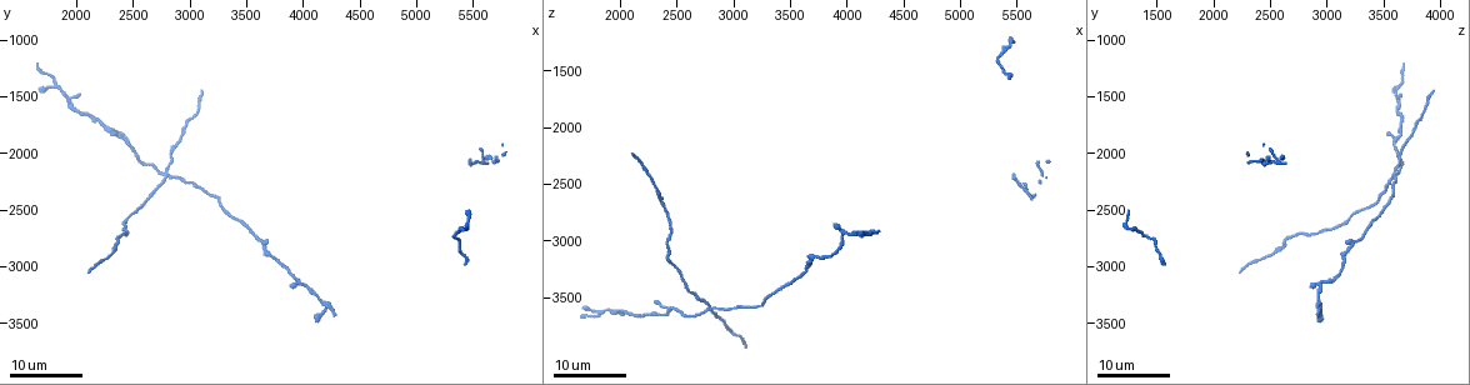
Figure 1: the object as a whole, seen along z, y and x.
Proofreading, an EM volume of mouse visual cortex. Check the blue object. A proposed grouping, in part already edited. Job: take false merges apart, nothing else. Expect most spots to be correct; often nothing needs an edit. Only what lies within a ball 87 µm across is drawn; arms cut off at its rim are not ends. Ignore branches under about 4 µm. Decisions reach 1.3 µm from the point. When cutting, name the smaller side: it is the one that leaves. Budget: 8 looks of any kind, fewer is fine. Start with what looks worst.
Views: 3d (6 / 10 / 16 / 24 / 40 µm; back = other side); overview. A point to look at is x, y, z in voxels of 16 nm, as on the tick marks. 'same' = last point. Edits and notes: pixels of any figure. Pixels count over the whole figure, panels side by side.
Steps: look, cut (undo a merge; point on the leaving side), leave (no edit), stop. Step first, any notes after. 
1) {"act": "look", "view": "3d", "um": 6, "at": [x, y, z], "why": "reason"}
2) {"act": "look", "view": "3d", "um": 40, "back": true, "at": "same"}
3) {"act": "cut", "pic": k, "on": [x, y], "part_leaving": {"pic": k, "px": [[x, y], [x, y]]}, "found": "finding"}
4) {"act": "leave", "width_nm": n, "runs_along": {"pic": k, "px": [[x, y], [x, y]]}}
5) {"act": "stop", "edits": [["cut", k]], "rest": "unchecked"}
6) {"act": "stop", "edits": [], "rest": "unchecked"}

{"act": "look", "view": "3d", "um": 24, "at": [2760, 2200, 3600], "why": "four or more arms meet"}

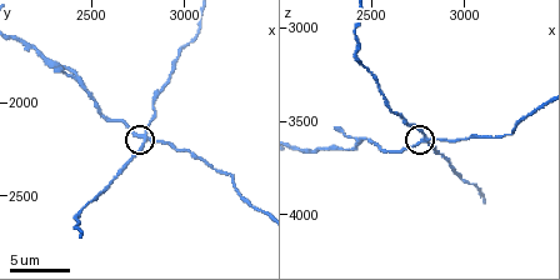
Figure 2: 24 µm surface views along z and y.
{"act": "look", "view": "3d", "um": 6, "at": [2800, 2220, 3580]}

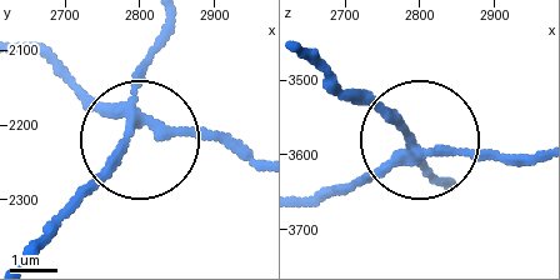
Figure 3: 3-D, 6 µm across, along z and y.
{"act": "cut", "pic": 3, "on": [150, 56], "width_nm": 220, "part_leaving": {"pic": 3, "px": [[135, 123], [39, 250]]}, "found": "a second neuron is stuck on"}

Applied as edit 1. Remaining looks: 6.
{"act": "look", "view": "overview"}

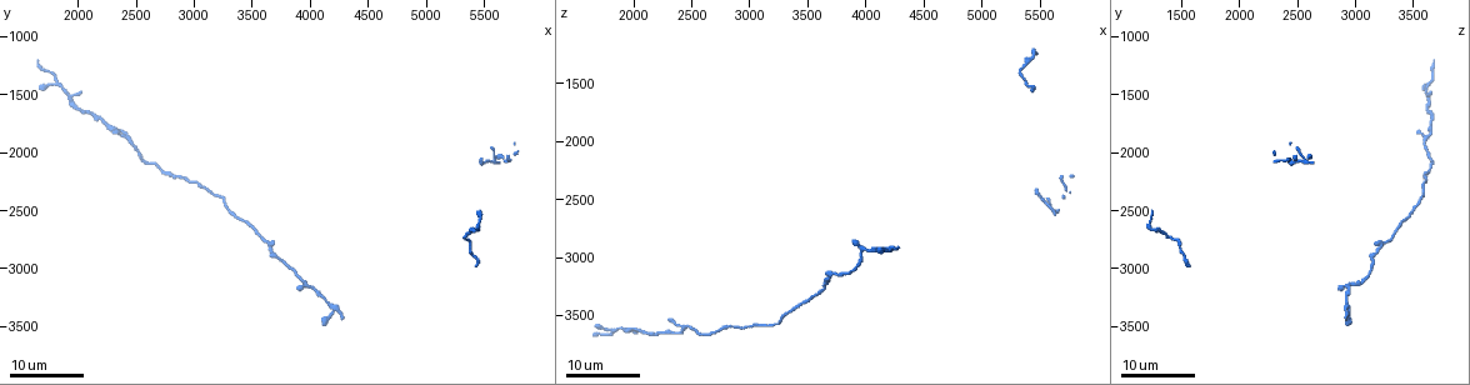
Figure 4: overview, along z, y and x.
{"act": "look", "view": "3d", "um": 24, "at": [3980, 3120, 2980], "why": "narrows sharply"}

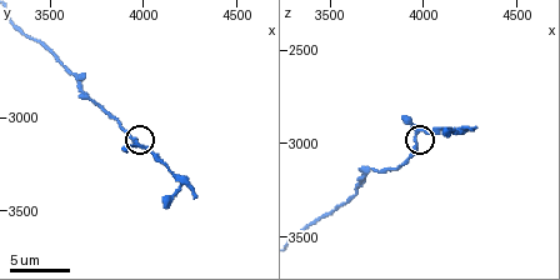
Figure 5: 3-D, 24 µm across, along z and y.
{"act": "look", "view": "3d", "um": 6, "at": "same"}

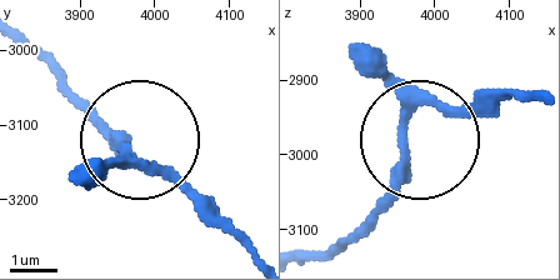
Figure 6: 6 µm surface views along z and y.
{"act": "leave", "runs_along": {"pic": 6, "px": [[30, 44], [118, 144], [174, 175], [230, 231]]}, "found": "continuous, no second neuron"}

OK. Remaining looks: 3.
{"act": "look", "view": "3d", "um": 10, "at": [2380, 1840, 3640], "why": "thin neck"}

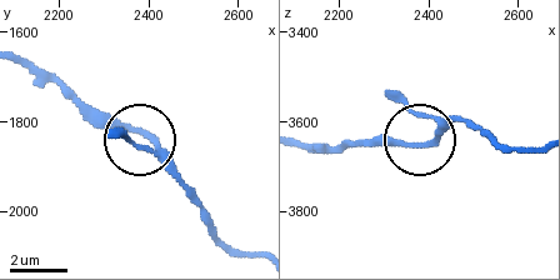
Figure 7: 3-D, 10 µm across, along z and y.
{"act": "leave", "width_nm": 200, "runs_along": {"pic": 7, "px": [[534, 146], [505, 144], [461, 118], [411, 146], [349, 146]]}, "found": "continuous, no second neuron"}

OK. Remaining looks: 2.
{"act": "look", "view": "3d", "um": 16, "at": [2000, 1640, 3600], "why": "calibre changes"}

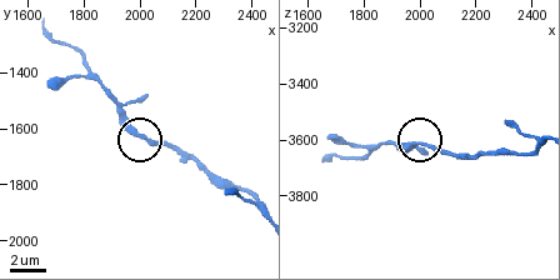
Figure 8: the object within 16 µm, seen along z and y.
{"act": "look", "view": "3d", "um": 10, "at": [2020, 1630, 3620], "why": "zoom in"}

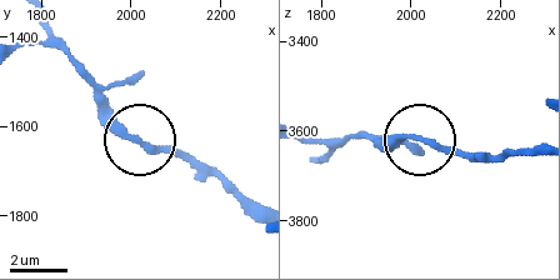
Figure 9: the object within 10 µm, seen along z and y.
{"act": "leave", "width_nm": 210, "runs_along": {"pic": 9, "px": [[536, 155], [473, 155], [400, 134], [374, 141]]}, "found": "one neuron here"}

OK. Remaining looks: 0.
{"act": "stop", "edits": [["cut", 3]], "rest": "unchecked"}

